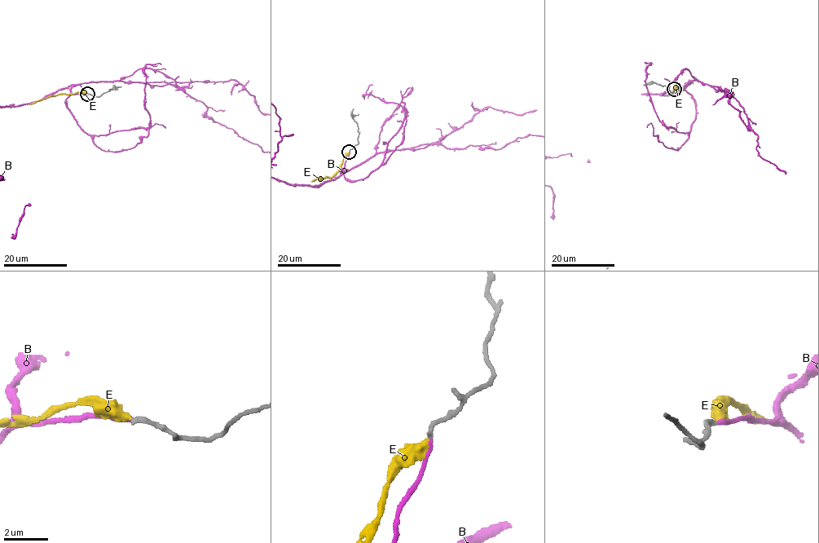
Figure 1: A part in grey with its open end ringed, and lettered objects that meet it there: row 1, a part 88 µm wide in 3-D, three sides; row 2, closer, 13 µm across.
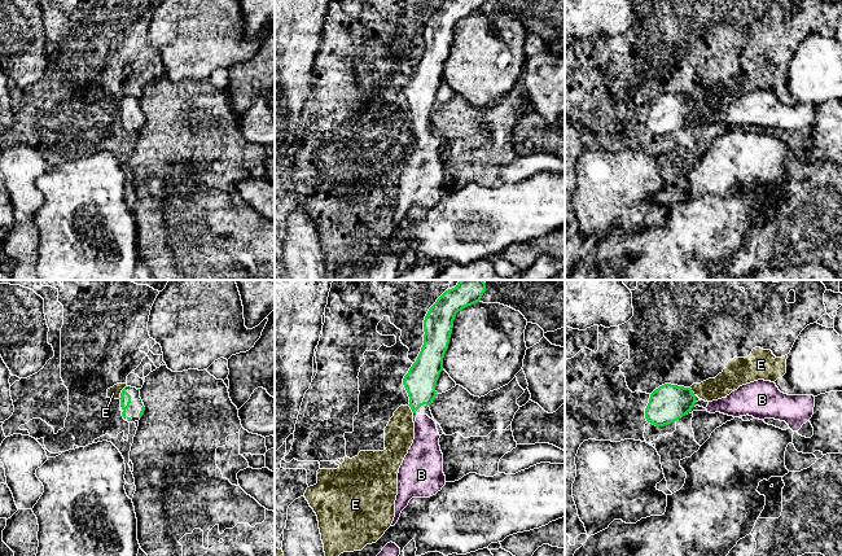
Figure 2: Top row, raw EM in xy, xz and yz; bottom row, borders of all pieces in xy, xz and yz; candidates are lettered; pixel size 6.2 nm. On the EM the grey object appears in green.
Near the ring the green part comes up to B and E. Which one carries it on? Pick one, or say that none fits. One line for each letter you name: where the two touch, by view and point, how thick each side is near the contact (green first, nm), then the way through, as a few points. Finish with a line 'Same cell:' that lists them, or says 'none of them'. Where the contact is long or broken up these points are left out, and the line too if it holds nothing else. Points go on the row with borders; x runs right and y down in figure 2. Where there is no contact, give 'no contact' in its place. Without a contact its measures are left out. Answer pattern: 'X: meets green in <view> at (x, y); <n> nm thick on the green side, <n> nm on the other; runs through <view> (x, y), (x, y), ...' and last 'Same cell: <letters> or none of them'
B: no contact
Same cell: B

